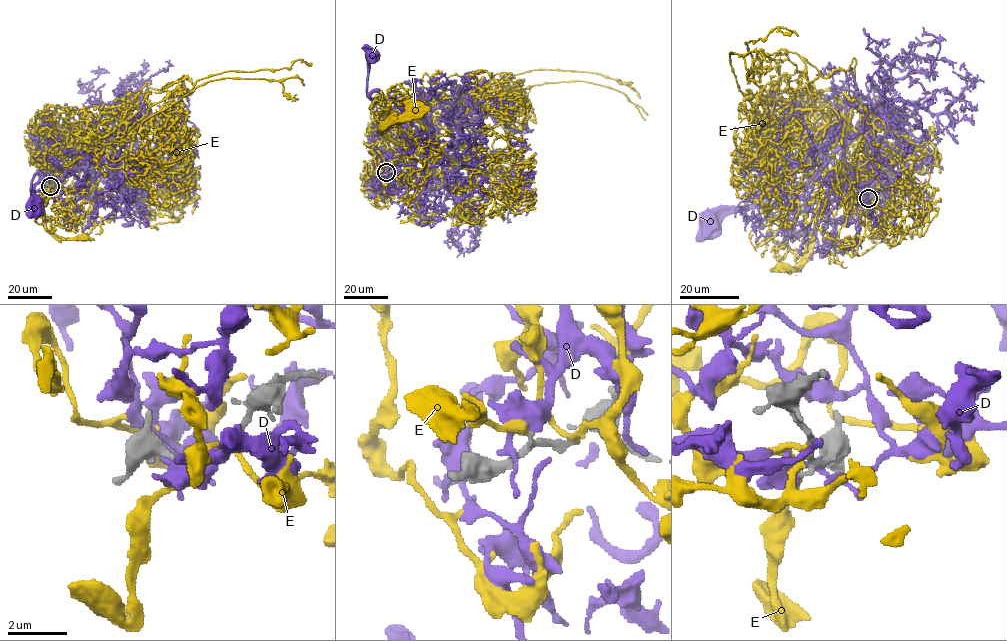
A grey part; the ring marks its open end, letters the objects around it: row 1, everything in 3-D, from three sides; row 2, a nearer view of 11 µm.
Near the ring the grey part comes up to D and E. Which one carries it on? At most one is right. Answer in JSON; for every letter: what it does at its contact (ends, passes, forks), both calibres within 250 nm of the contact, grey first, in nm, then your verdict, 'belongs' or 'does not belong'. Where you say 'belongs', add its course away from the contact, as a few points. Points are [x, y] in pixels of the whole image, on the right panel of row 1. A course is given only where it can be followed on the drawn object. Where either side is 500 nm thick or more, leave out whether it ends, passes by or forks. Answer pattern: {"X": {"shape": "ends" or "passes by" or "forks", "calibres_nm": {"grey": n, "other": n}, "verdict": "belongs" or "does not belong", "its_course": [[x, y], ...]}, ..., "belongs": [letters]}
{"D": {"shape": "forks", "calibres_nm": {"grey": 170, "other": 420}, "verdict": "belongs"}, "E": {"shape": "passes by", "calibres_nm": {"grey": 190, "other": 320}, "verdict": "does not belong"}, "belongs": ["D"]}

